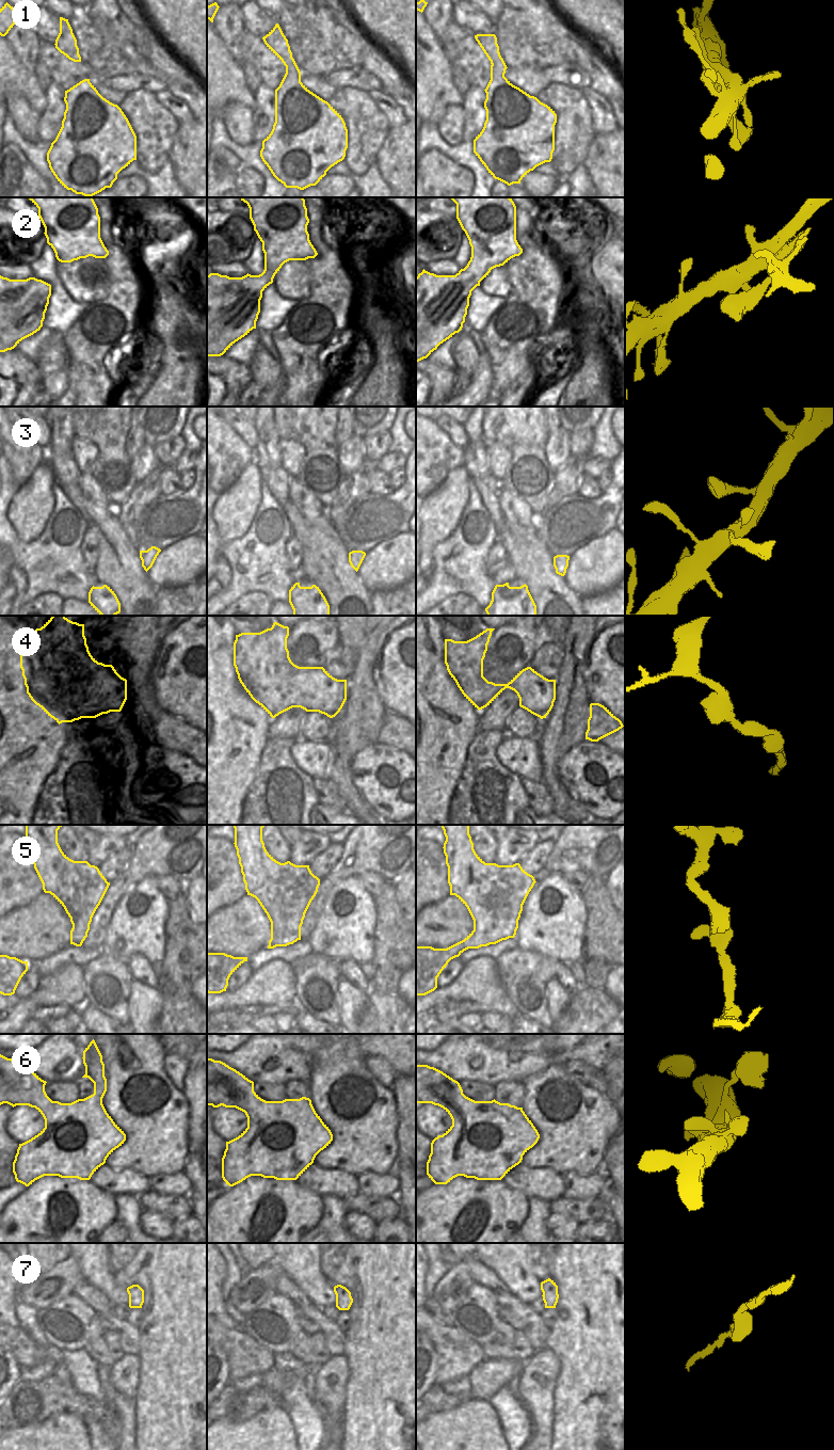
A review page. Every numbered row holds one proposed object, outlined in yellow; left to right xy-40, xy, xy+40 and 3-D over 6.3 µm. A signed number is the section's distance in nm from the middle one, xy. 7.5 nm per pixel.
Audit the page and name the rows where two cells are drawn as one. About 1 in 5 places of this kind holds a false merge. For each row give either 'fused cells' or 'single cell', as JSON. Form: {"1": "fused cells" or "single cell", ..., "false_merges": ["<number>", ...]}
{"1": "fused cells", "2": "fused cells", "3": "single cell", "4": "single cell", "5": "single cell", "6": "single cell", "7": "single cell", "false_merges": ["1", "2"]}

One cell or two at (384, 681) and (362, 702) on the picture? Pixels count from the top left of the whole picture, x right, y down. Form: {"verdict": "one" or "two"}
{"verdict": "two"}

